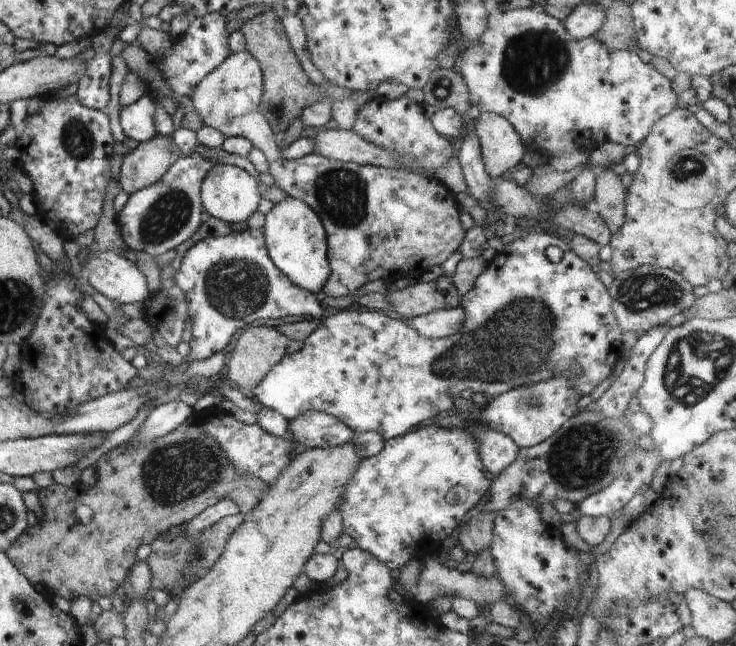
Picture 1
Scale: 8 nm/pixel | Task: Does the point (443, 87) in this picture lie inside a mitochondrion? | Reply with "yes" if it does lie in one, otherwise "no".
yes

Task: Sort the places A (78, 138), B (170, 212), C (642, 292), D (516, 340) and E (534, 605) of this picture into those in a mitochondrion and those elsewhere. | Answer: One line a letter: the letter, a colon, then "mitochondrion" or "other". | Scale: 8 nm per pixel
A: mitochondrion
B: mitochondrion
C: mitochondrion
D: mitochondrion
E: other

